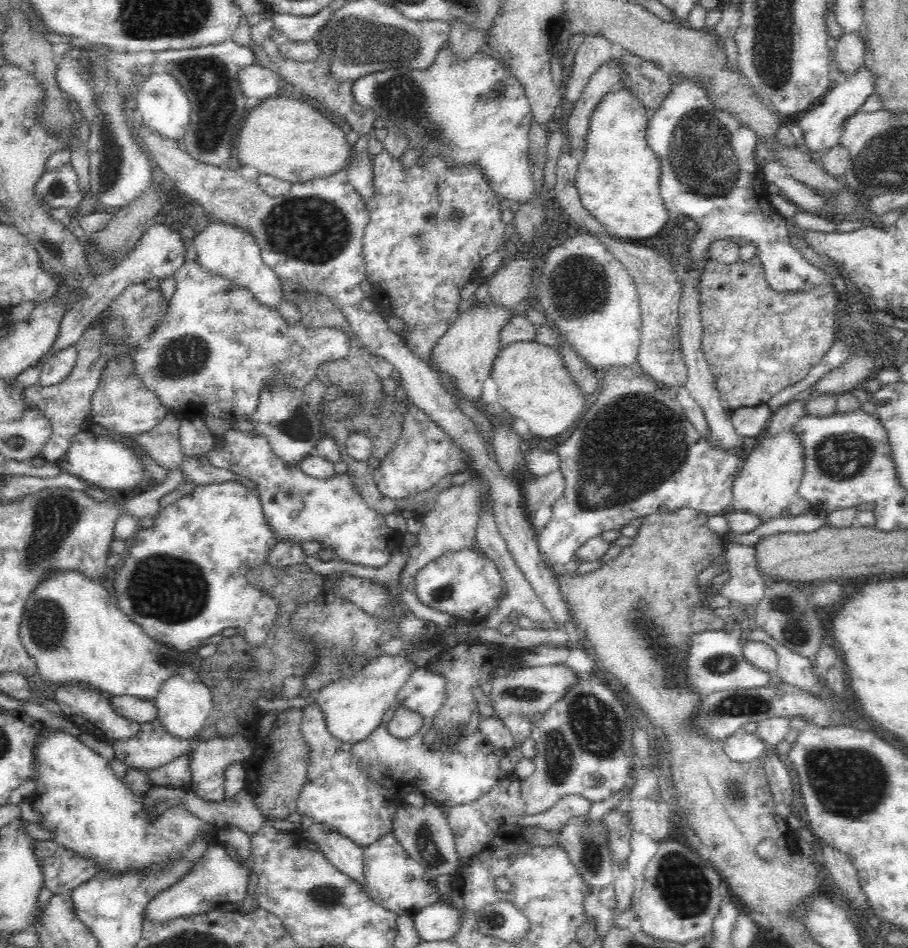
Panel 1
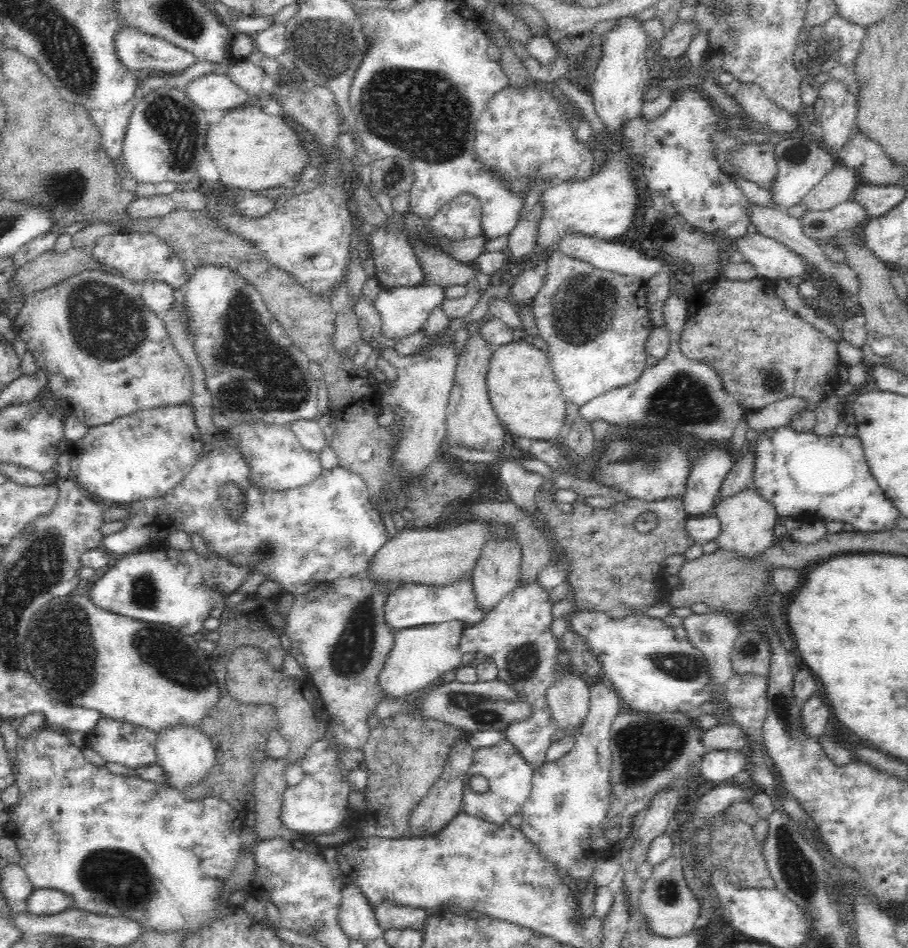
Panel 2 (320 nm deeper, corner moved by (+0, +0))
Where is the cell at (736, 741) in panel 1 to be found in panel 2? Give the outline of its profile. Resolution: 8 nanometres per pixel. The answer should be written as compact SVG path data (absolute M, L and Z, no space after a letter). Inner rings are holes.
M712 750L704 756L698 774L709 781L728 782L749 766L750 758L744 752Z

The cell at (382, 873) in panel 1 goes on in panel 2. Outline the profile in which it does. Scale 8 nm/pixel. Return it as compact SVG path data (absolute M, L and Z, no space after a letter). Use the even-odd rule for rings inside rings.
M382 899L376 906L376 919L378 923L389 928L416 928L423 929L426 920L432 916L430 910L416 905L402 905L394 899Z

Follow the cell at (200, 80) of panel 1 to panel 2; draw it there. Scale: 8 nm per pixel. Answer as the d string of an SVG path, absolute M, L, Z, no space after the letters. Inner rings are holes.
M133 28L120 29L114 43L122 64L134 73L151 70L153 75L171 76L186 72L198 61L194 53Z

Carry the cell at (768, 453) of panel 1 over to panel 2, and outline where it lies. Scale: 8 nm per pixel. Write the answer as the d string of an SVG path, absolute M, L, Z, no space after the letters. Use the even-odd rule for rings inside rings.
M752 482L732 496L724 496L714 508L714 514L720 519L722 530L716 541L720 548L738 551L740 555L751 557L762 552L775 541L774 528L776 526L777 505L763 496Z

